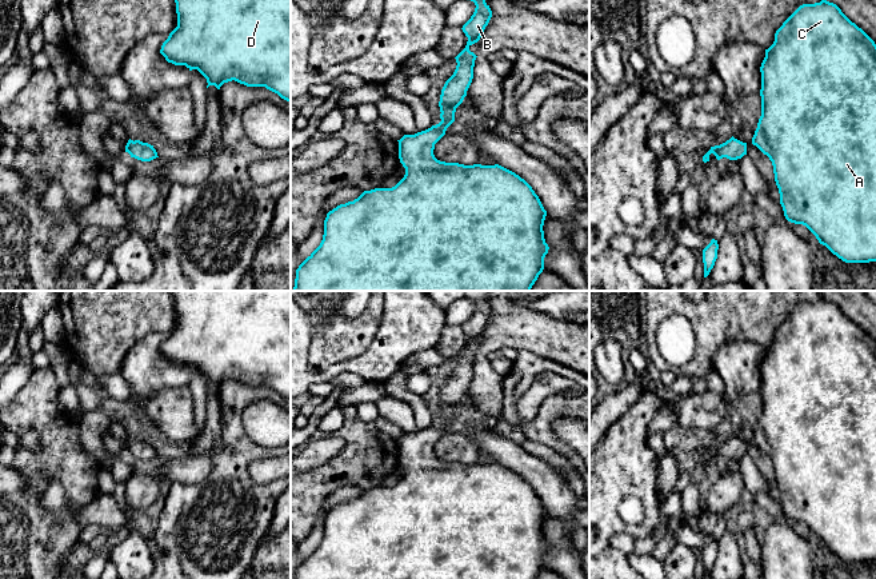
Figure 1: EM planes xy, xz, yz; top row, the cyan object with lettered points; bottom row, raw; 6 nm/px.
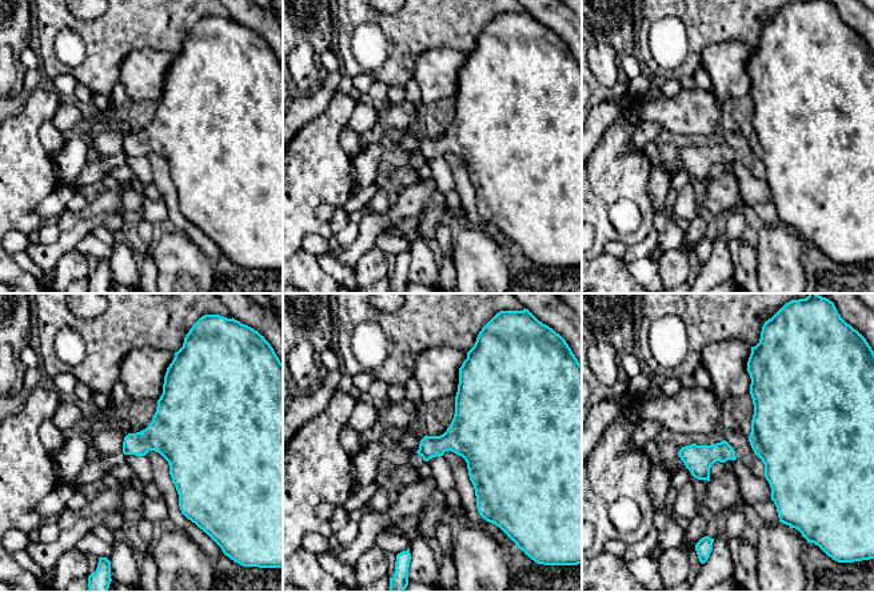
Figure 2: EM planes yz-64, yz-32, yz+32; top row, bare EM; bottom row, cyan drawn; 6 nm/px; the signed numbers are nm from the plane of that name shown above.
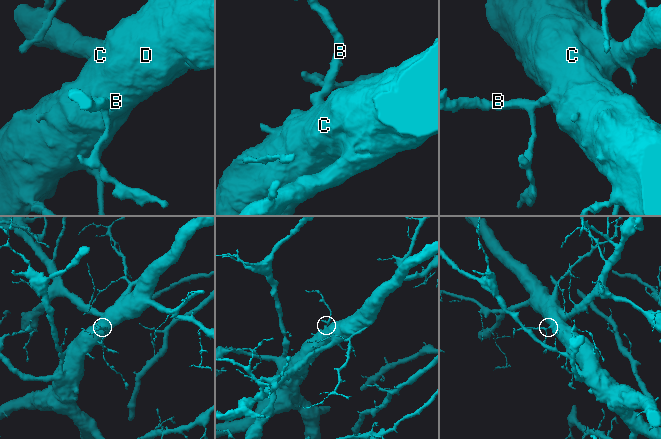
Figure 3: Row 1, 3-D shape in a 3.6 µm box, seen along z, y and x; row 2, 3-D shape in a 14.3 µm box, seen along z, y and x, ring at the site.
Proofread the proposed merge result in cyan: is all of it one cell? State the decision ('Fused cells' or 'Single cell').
Single cell

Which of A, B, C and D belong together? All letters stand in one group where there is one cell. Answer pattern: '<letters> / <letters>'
A B C D

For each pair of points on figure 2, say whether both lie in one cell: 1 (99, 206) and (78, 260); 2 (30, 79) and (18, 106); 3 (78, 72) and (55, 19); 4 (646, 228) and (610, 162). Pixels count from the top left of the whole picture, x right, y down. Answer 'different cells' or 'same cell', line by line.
1: different cells
2: same cell
3: same cell
4: same cell

